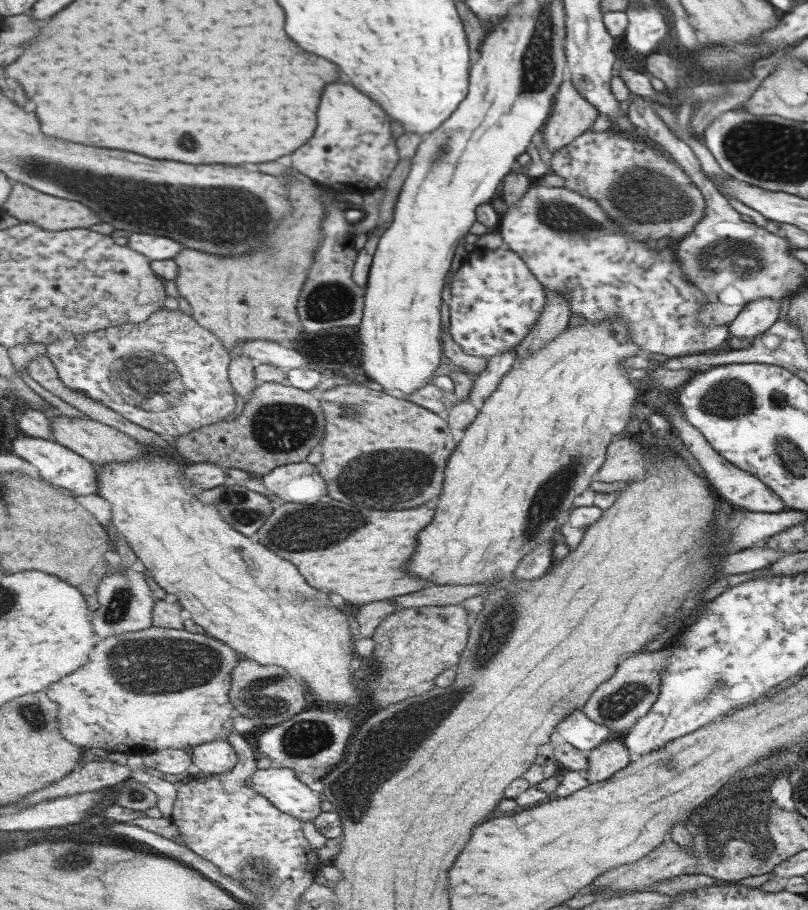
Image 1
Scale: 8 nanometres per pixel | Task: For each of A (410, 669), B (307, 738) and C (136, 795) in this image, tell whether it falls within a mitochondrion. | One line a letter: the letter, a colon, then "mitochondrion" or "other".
A: other
B: mitochondrion
C: mitochondrion

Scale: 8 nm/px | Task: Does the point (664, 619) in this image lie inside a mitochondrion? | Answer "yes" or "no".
yes

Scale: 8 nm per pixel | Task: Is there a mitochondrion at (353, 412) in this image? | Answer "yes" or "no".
yes

